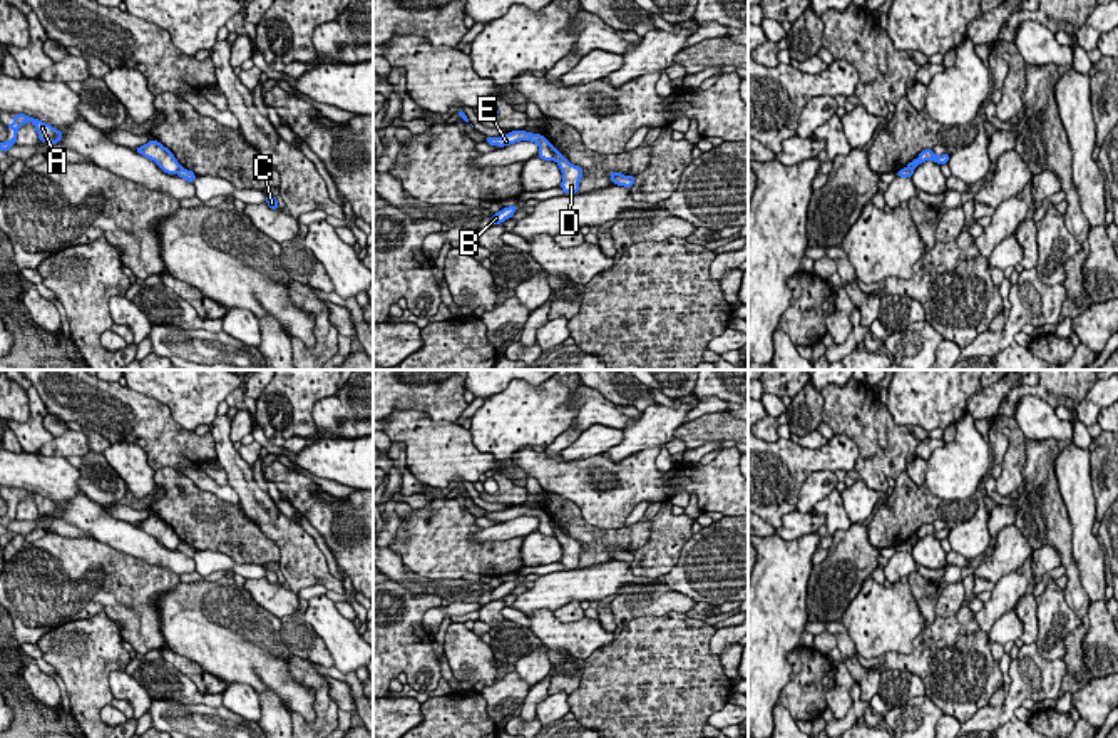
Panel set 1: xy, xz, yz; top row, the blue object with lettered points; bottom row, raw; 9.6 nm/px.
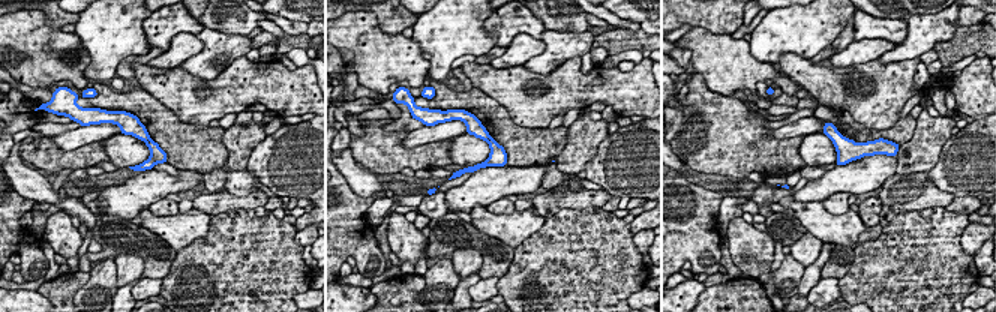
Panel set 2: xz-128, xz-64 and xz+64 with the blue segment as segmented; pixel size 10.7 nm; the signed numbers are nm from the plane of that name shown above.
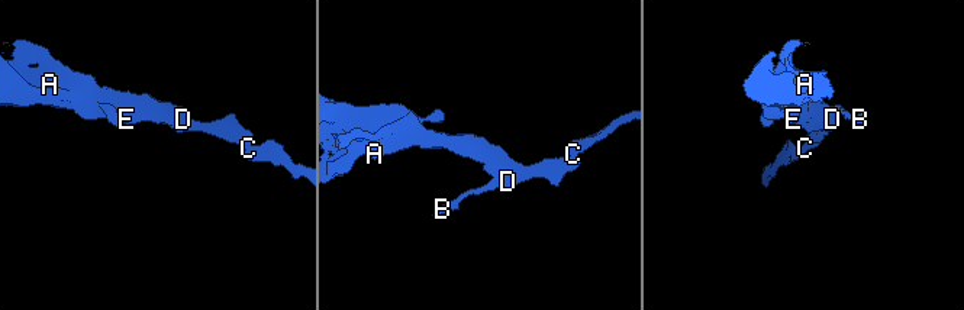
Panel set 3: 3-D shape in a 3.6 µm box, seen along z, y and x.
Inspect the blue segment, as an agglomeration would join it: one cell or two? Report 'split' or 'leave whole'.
split

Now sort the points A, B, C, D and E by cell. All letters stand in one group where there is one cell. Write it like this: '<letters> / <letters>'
A E / B C D

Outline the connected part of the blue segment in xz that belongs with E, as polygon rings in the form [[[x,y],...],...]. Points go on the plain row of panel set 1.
[[[512,505],[500,512],[487,510],[487,514],[485,514],[487,519],[499,520],[499,522],[510,520],[510,519],[515,519],[521,515],[537,517],[539,519],[537,532],[541,532],[544,536],[556,536],[554,527],[551,525],[551,517],[542,509],[532,509],[532,507],[526,507],[526,505]]]

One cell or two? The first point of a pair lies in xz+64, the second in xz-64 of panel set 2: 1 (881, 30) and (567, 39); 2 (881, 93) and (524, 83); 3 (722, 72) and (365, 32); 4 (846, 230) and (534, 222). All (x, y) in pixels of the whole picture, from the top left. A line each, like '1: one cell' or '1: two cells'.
1: two cells
2: one cell
3: one cell
4: one cell

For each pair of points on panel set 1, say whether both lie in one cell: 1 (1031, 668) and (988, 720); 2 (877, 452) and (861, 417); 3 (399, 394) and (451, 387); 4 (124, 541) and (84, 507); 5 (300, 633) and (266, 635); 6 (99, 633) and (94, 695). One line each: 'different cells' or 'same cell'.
1: same cell
2: same cell
3: same cell
4: same cell
5: different cells
6: same cell

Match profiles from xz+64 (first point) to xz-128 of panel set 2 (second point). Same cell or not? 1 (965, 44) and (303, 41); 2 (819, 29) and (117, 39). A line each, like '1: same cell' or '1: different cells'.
1: same cell
2: same cell

